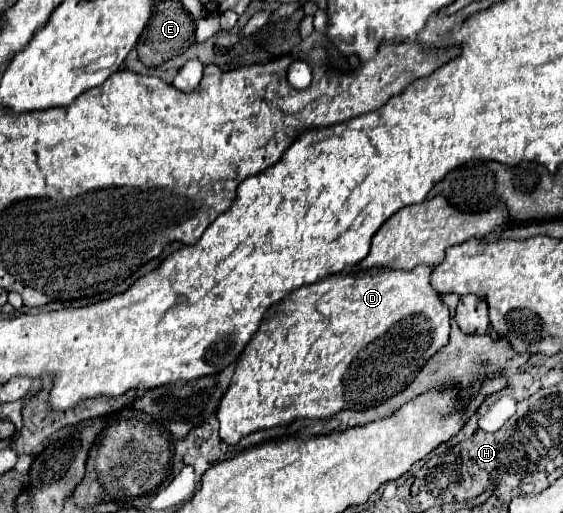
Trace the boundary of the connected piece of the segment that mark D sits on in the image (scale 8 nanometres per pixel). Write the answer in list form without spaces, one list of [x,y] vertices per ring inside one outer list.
[[[416,266],[414,270],[394,270],[394,268],[382,268],[382,270],[374,270],[374,272],[350,272],[350,274],[334,274],[330,278],[324,278],[316,284],[308,284],[302,286],[298,290],[294,290],[292,294],[288,294],[288,298],[280,300],[278,304],[274,304],[266,314],[264,320],[260,324],[260,328],[254,332],[254,336],[250,338],[248,346],[244,348],[236,372],[232,376],[230,388],[224,394],[224,398],[220,400],[220,408],[216,410],[216,416],[220,420],[220,438],[226,444],[236,444],[240,442],[244,436],[264,430],[264,428],[274,428],[274,426],[286,426],[292,420],[296,420],[298,416],[304,418],[330,418],[340,410],[368,410],[372,406],[378,406],[382,402],[386,402],[388,398],[396,396],[398,392],[402,392],[408,384],[416,378],[416,374],[422,370],[422,366],[432,358],[432,354],[436,354],[442,346],[448,344],[448,334],[450,334],[450,312],[448,306],[442,302],[442,296],[432,288],[430,284],[430,274],[434,272],[434,266]]]

